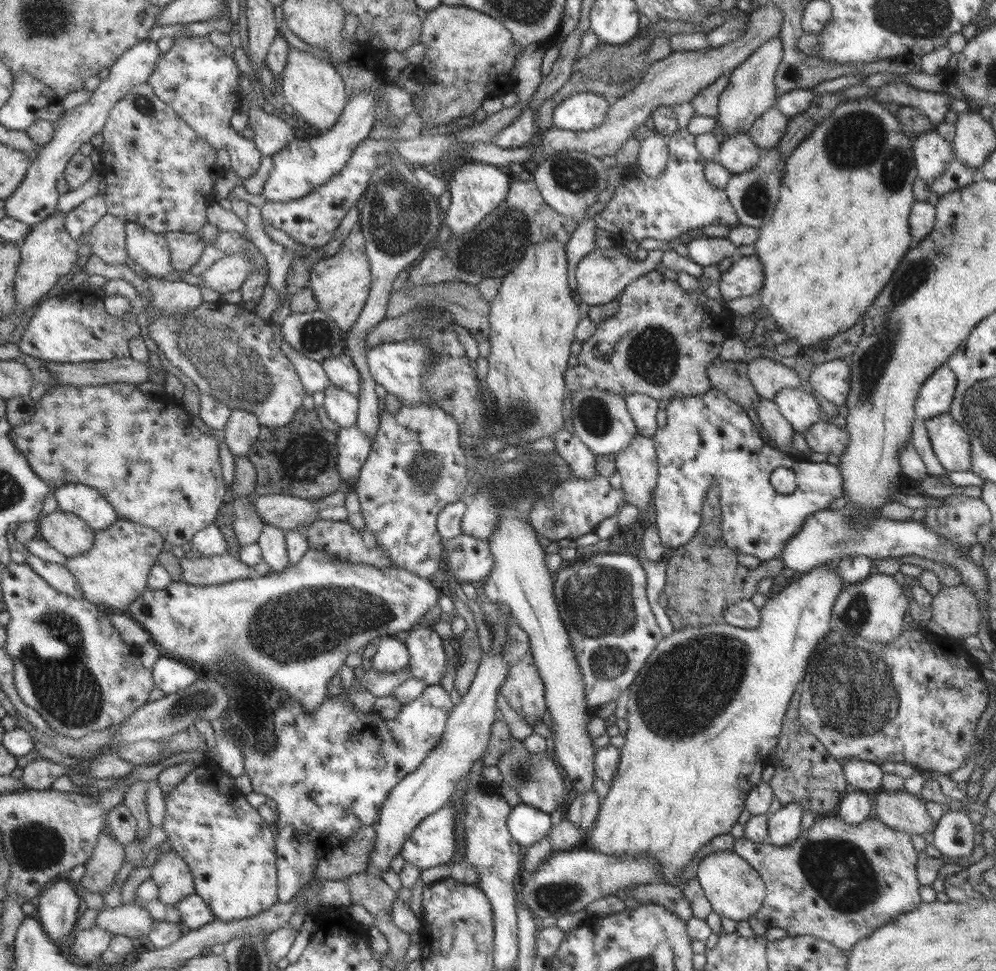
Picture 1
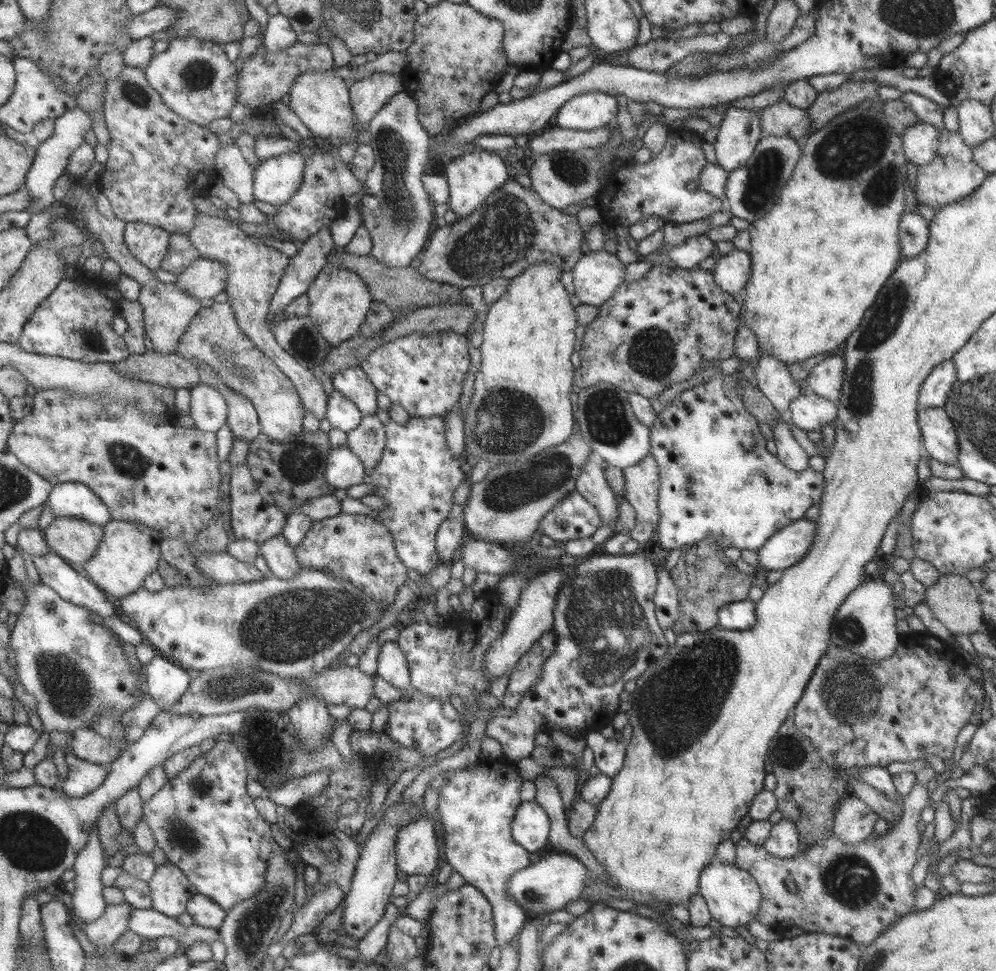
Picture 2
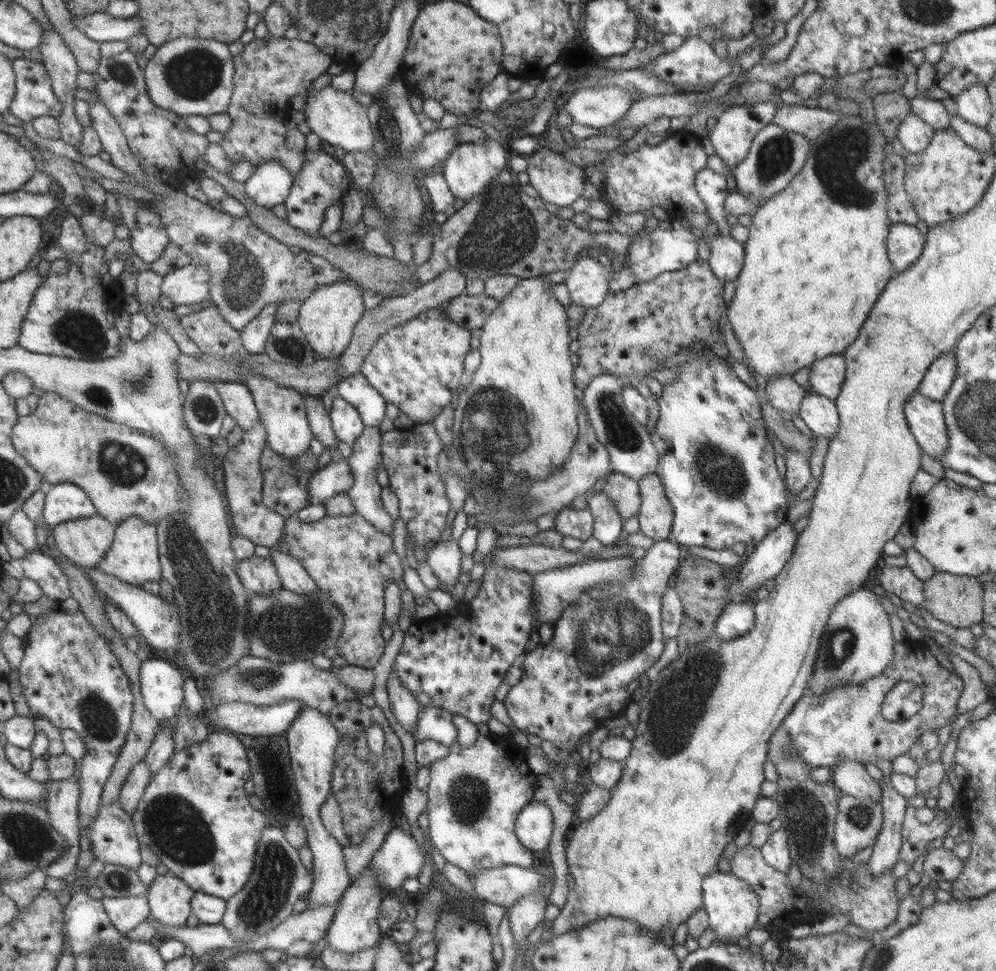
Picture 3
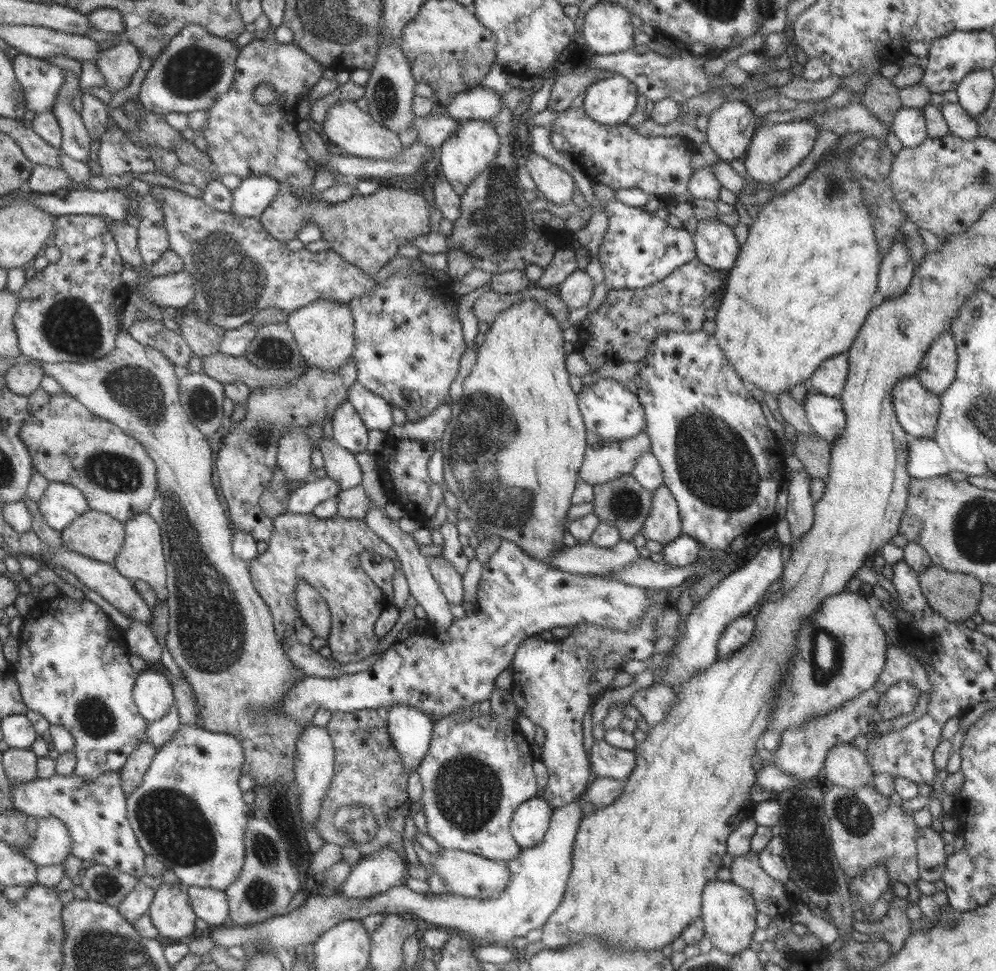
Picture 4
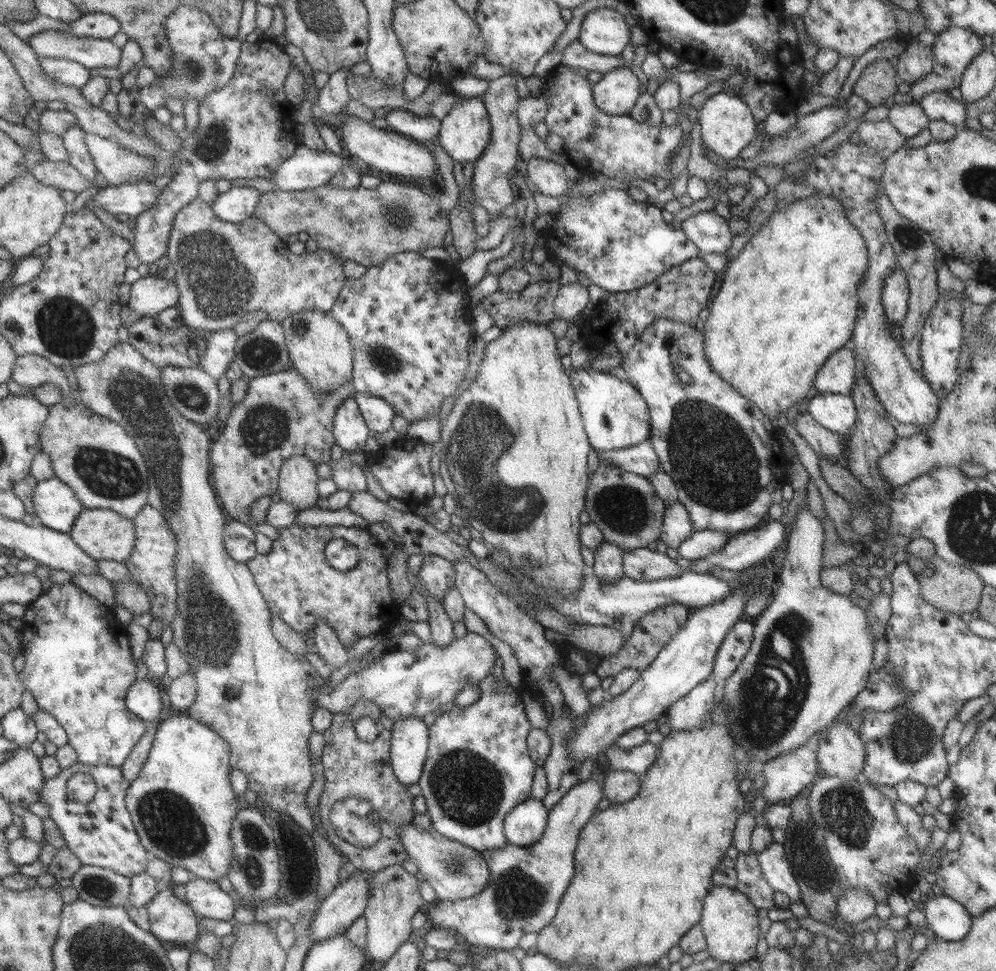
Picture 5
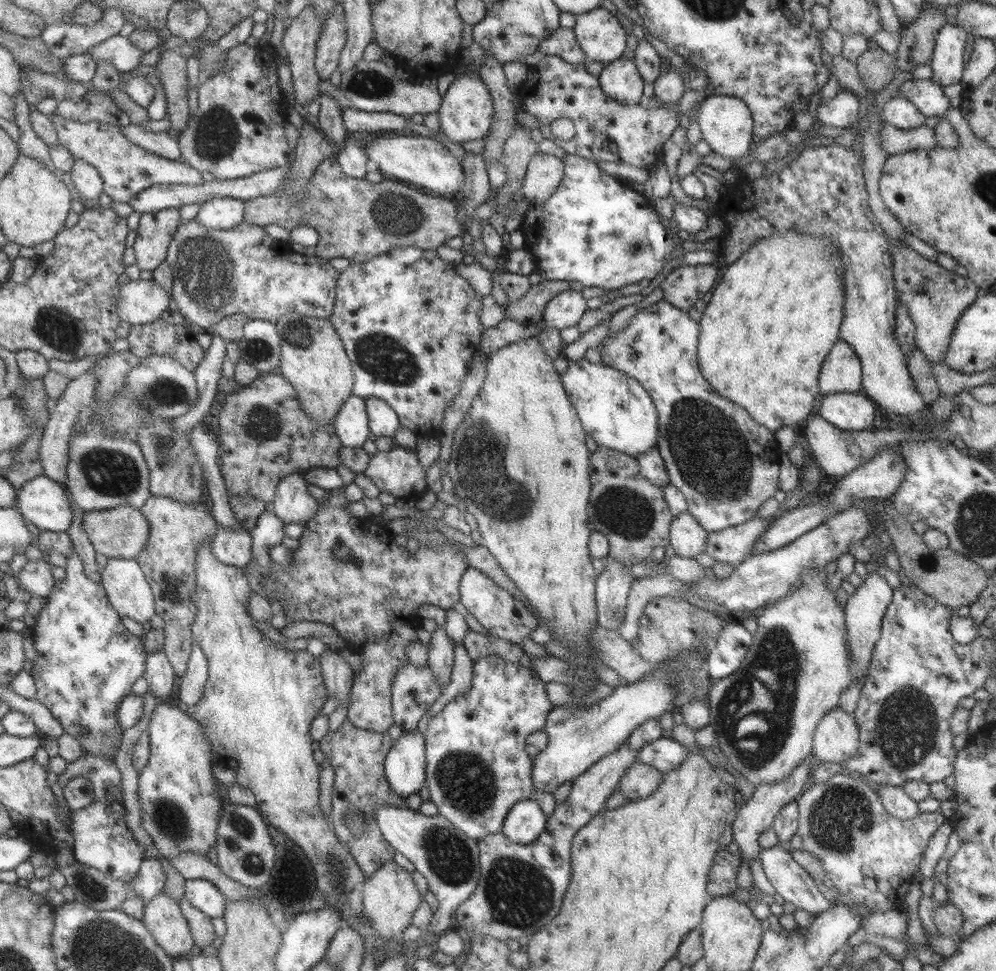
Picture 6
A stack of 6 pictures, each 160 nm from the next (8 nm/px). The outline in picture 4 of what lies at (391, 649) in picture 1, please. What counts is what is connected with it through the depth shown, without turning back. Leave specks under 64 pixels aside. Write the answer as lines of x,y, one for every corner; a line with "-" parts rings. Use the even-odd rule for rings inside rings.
395,703
388,708
386,725
403,768
417,770
429,748
432,717
410,704

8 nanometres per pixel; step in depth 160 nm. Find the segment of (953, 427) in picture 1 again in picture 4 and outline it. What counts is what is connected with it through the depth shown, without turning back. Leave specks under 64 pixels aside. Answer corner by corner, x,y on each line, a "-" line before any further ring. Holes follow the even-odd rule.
915,374
893,385
892,405
899,426
909,439
933,438
940,398
927,392

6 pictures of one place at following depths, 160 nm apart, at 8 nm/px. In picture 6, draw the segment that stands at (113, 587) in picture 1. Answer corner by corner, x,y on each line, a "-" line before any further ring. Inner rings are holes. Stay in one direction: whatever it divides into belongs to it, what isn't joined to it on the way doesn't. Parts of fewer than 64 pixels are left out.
166,496
150,497
138,508
148,524
147,542
134,556
139,569
149,583
154,611
164,622
162,650
174,673
180,677
186,669
192,645
190,624
195,616
195,605
190,594
195,588
195,549
201,539
213,538
217,522
210,515
208,501
200,504
181,504

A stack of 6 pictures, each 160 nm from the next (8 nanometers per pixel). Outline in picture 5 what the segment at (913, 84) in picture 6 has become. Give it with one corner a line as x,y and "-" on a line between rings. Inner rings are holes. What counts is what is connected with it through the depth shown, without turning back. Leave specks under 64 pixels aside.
931,92
922,96
917,103
930,119
945,121
957,131
966,128
966,108
963,101
957,101
948,93

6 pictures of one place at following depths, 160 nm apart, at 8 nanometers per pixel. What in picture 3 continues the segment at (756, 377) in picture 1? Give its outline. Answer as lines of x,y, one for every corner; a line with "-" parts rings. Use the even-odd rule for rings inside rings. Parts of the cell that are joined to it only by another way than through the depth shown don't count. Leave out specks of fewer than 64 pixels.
791,375
767,377
764,391
768,403
777,410
798,416
801,399
806,395
803,388
791,379

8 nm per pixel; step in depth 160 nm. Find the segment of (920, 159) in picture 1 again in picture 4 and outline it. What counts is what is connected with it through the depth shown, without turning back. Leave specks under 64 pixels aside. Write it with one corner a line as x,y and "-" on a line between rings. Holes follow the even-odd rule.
898,108
889,130
905,148
919,146
928,136
922,109
917,108

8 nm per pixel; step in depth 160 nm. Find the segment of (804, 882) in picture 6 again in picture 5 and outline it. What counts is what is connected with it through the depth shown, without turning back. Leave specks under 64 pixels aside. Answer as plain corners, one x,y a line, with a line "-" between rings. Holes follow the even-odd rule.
772,842
767,849
756,853
764,879
774,891
782,892
790,902
800,902
799,887
791,872
791,865
786,861
782,844

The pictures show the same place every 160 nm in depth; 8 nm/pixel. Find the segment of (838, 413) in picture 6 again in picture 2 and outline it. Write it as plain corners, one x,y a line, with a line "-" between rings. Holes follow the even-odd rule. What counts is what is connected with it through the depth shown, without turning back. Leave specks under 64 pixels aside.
815,393
796,396
788,406
791,422
801,431
821,431
825,424
834,422
837,403
821,398

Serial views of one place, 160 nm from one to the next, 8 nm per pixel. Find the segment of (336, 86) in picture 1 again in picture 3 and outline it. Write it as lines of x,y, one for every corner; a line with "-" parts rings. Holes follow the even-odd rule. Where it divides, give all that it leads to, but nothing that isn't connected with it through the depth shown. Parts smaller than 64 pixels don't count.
327,85
317,92
305,93
303,114
310,132
332,147
339,146
347,154
355,151
372,150
372,132
366,115
366,108
355,101
351,92
341,92

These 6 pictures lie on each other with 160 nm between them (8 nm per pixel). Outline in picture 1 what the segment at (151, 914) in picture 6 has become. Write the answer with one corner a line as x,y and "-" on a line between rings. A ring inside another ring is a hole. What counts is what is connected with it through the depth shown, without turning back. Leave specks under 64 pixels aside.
173,850
165,852
150,866
150,876
158,886
161,904
175,906
185,896
194,894
192,874
186,862

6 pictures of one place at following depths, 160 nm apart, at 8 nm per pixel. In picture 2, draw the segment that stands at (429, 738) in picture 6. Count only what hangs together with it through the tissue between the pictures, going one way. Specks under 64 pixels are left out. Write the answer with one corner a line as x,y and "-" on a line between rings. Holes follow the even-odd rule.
503,754
494,760
483,757
475,765
465,766
463,770
448,772
446,783
438,790
437,814
444,832
444,854
447,863
457,871
467,884
474,886
489,902
492,909
493,932
496,946
514,944
515,936
530,918
529,914
519,907
511,896
507,896
506,884
514,872
529,866
529,851
516,844
511,837
511,824
521,801
519,788
523,783
520,778
516,762
507,759

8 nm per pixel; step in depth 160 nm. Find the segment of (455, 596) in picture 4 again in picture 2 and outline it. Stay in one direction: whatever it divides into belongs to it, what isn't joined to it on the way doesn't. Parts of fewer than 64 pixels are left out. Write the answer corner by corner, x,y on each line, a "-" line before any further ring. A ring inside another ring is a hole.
445,517
439,524
436,530
435,546
438,552
439,563
453,562
457,556
465,527
460,519

